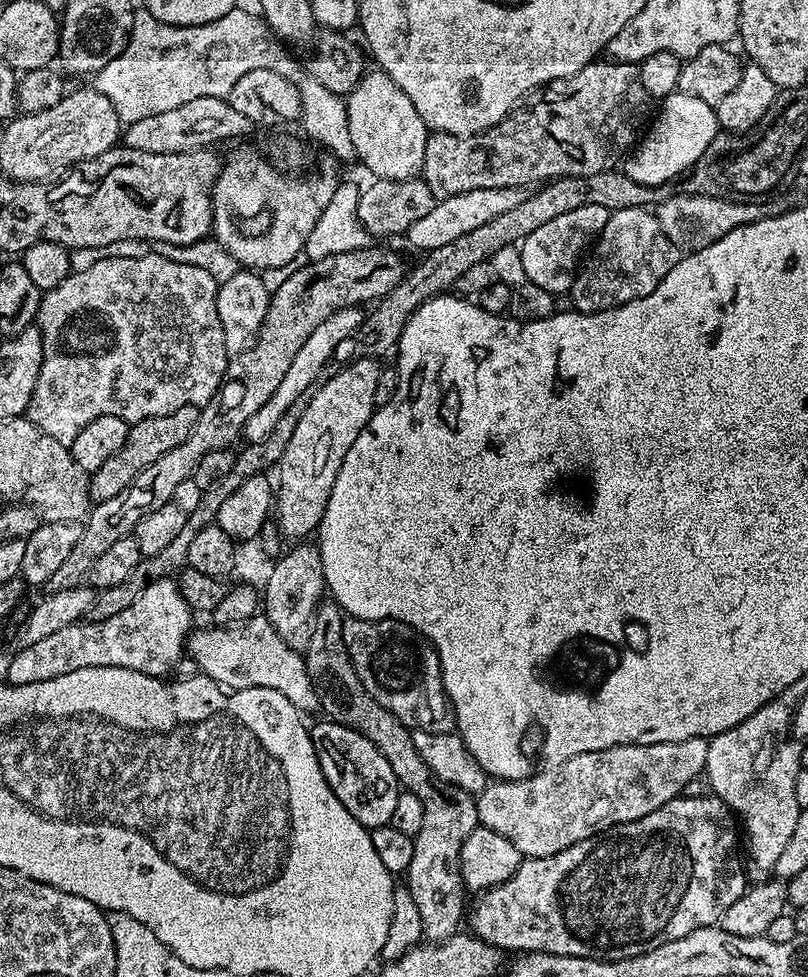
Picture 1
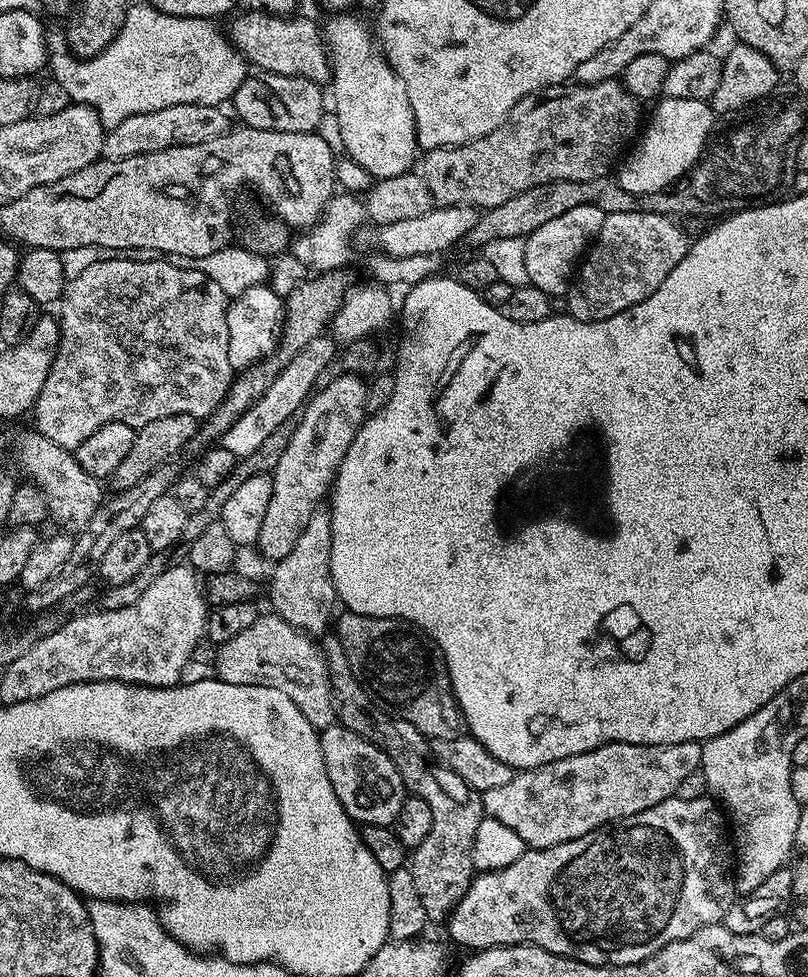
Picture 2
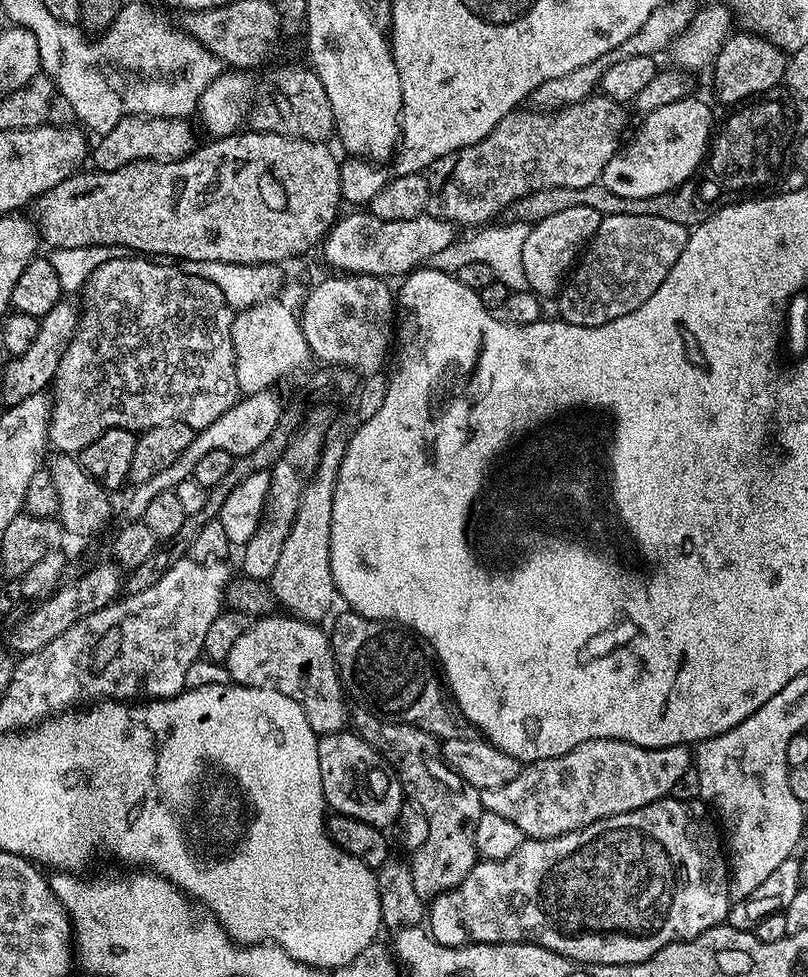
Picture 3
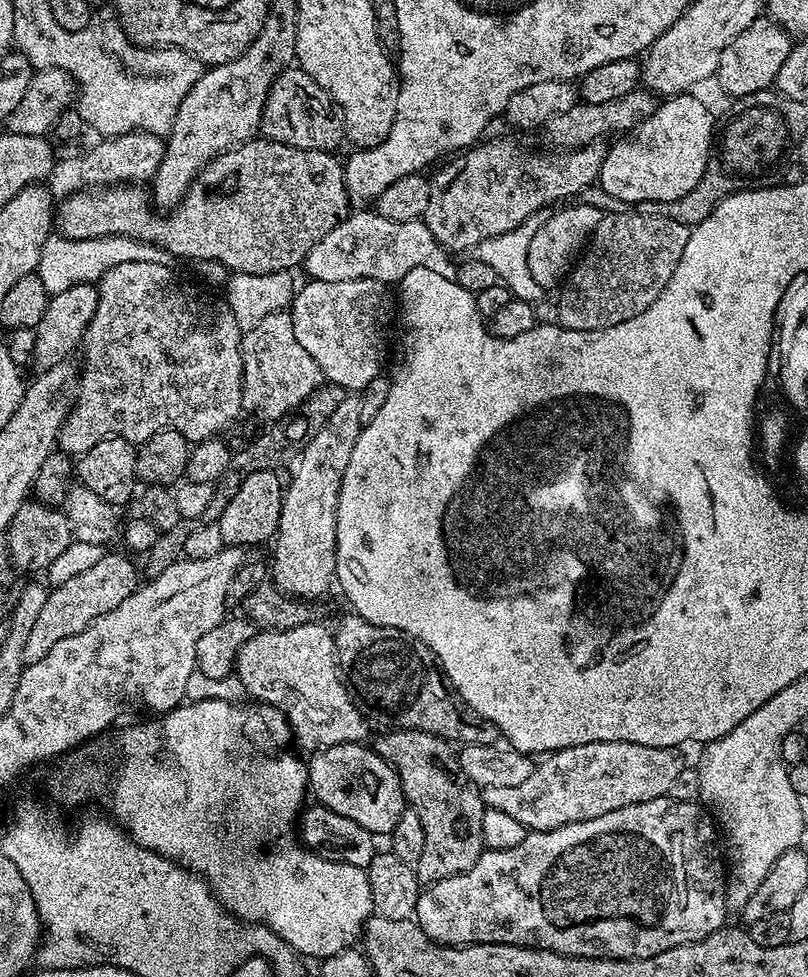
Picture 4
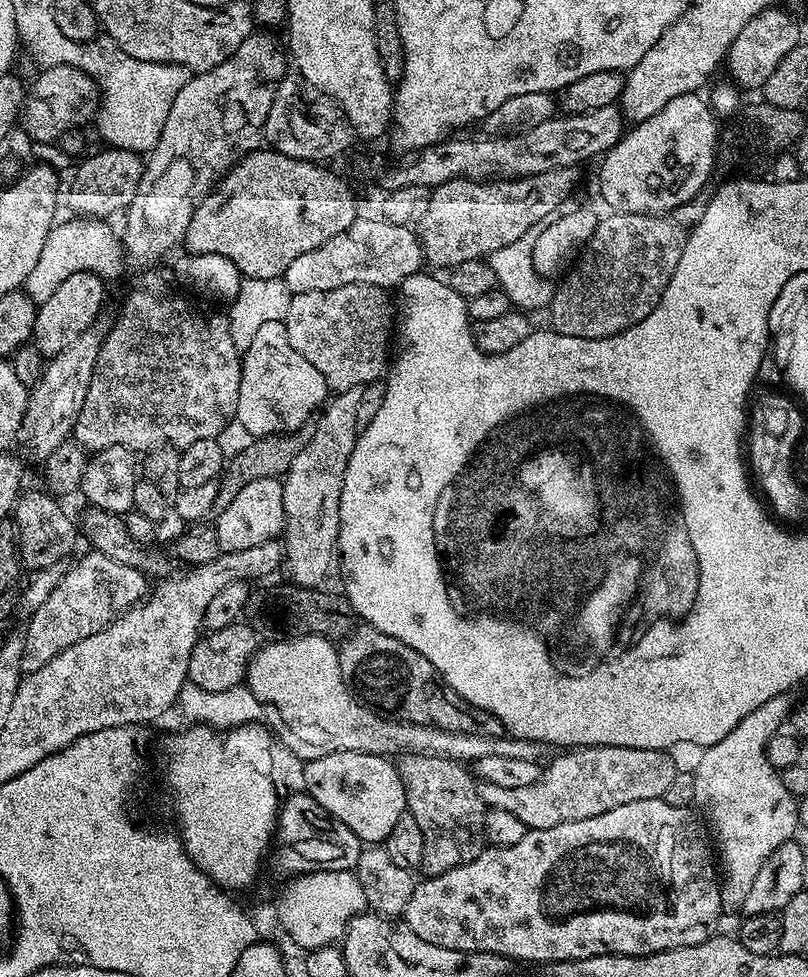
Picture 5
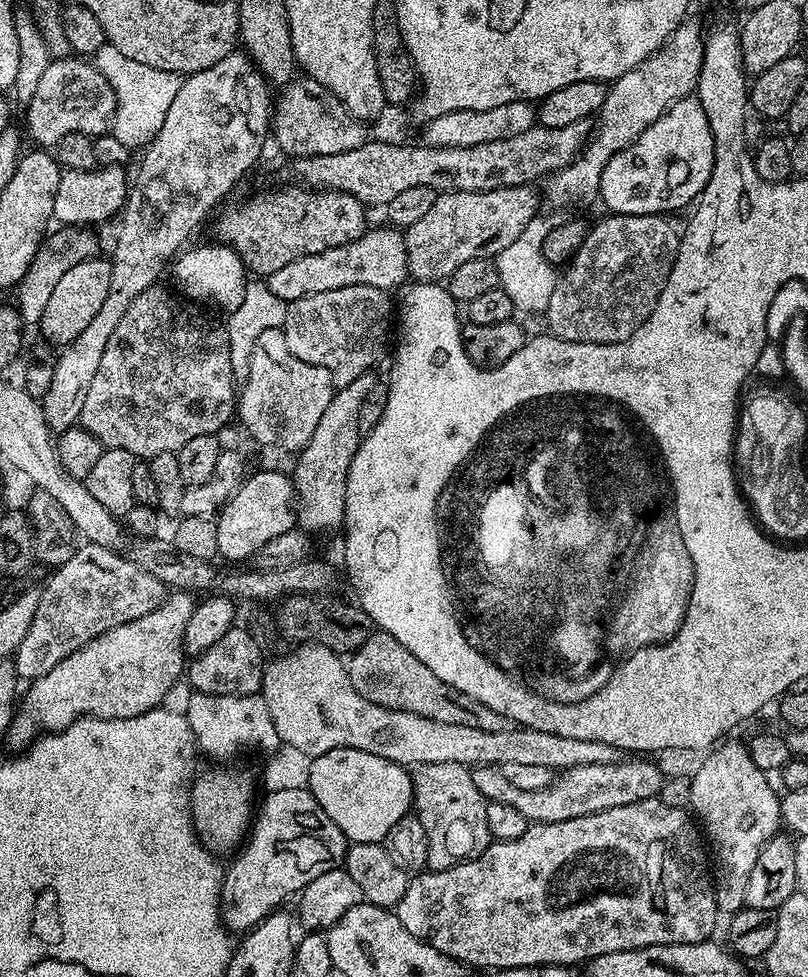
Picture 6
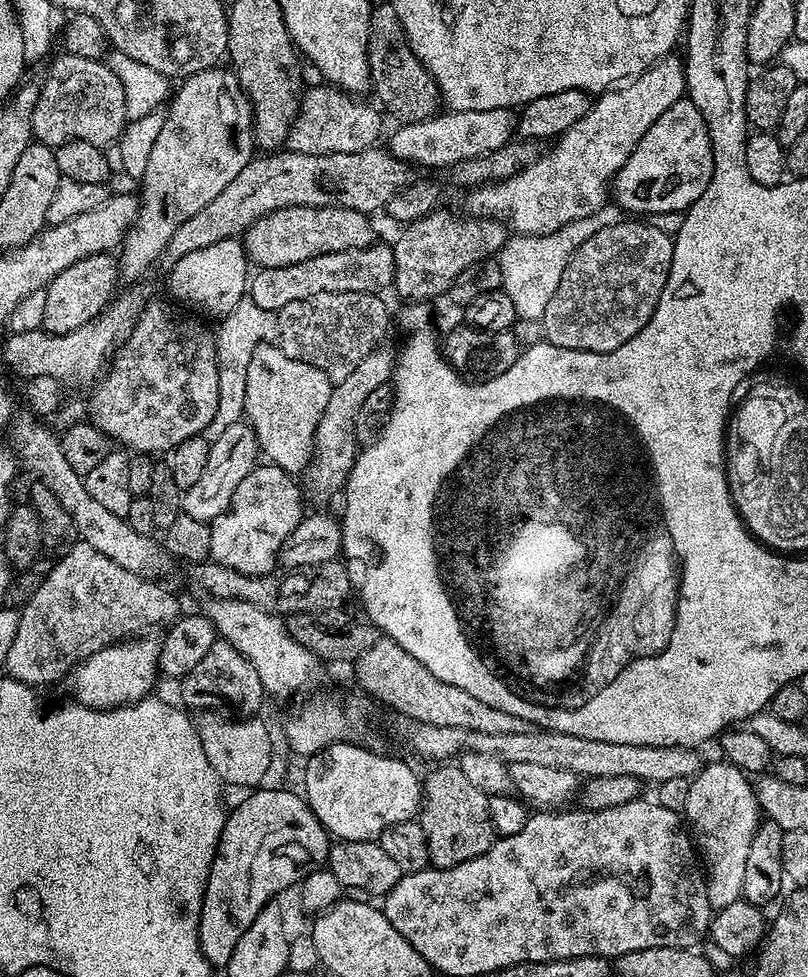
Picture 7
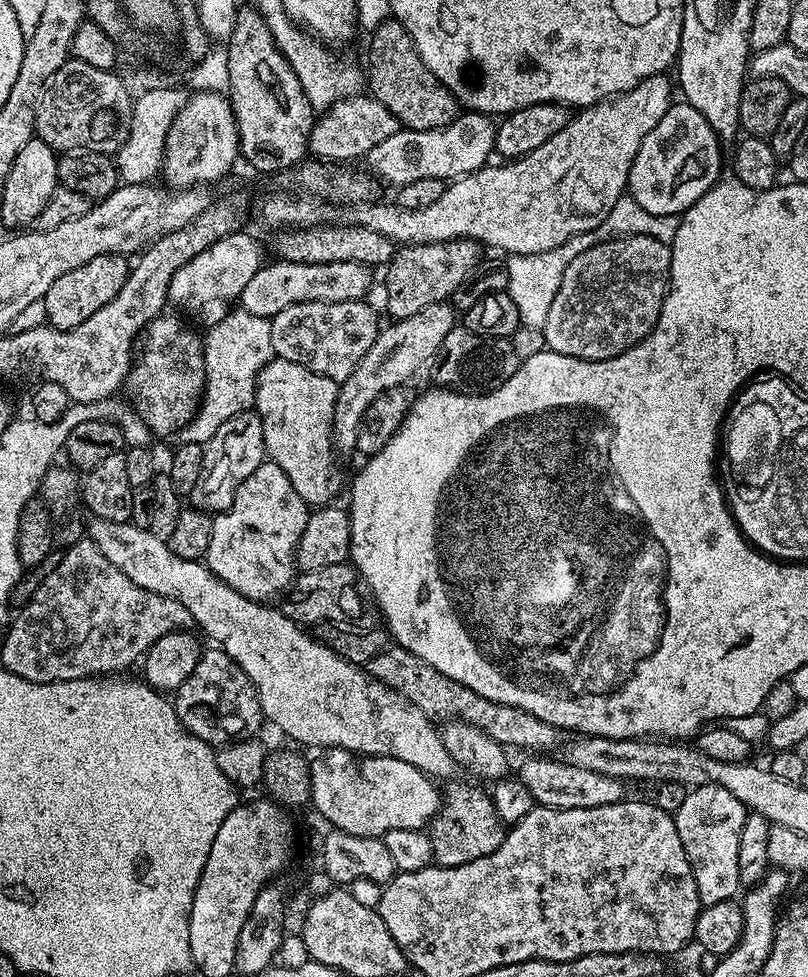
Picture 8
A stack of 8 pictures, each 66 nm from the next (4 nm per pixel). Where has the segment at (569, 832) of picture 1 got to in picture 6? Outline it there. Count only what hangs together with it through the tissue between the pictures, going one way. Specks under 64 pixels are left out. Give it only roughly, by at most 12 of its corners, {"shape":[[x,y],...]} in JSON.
{"shape":[[644,758],[563,769],[518,790],[499,767],[471,769],[489,802],[533,824],[566,822],[660,795]]}

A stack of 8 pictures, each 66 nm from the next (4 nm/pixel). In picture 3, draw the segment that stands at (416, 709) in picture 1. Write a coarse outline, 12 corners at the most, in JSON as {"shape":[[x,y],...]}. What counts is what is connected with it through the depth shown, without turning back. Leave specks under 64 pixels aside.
{"shape":[[344,610],[330,628],[341,685],[441,742],[477,739],[435,650]]}

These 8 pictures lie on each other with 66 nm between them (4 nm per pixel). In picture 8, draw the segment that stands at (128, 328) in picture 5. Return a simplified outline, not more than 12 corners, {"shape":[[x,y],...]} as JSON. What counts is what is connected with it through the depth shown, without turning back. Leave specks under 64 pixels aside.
{"shape":[[179,315],[142,333],[123,383],[140,420],[175,437],[204,399],[204,341]]}

